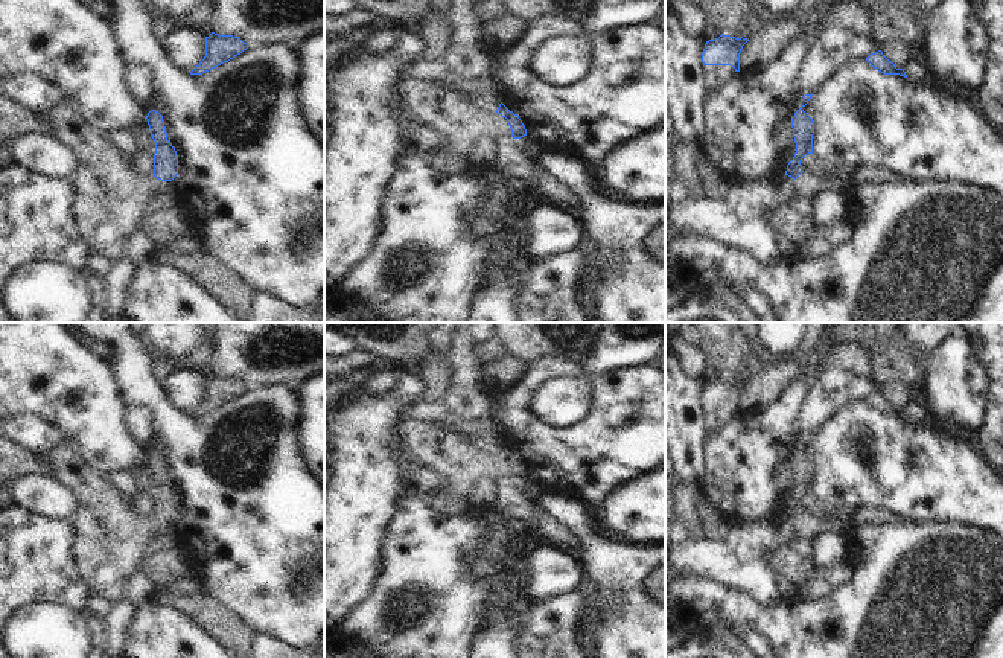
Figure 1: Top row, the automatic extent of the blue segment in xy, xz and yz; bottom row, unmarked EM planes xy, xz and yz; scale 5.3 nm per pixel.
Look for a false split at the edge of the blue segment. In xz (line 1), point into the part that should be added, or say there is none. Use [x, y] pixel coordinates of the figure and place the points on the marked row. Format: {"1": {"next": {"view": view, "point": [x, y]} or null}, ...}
{"1": {"next": {"view": "xz", "point": [457, 122]}}}

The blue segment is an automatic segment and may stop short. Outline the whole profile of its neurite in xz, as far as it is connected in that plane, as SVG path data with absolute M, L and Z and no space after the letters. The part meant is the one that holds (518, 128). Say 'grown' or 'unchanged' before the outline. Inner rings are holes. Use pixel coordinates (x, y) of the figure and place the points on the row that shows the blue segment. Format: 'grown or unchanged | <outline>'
grown | M402 78L397 93L414 123L432 129L438 137L434 154L446 152L467 158L479 137L511 142L527 136L517 114L502 102L493 113L478 110L472 99L449 87Z

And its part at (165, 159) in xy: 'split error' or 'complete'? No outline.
split error

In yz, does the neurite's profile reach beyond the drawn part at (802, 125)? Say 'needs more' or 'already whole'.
needs more

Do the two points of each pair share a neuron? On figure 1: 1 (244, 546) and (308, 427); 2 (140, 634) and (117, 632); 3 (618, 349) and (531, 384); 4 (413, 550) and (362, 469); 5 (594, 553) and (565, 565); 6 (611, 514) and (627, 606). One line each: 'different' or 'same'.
1: different
2: different
3: different
4: different
5: different
6: different

